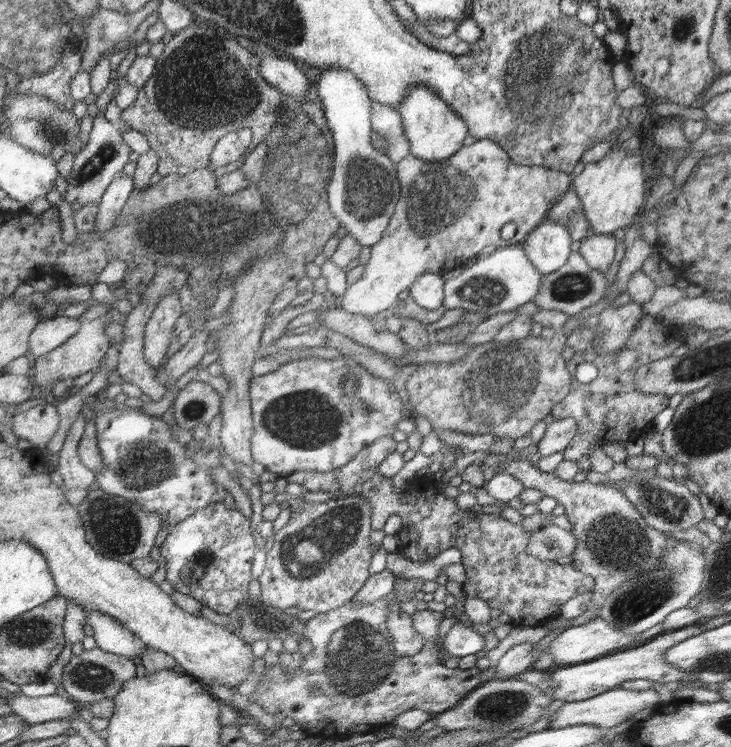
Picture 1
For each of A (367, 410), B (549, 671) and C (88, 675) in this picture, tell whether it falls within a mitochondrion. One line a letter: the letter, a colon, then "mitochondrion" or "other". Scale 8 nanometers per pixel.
A: mitochondrion
B: other
C: mitochondrion

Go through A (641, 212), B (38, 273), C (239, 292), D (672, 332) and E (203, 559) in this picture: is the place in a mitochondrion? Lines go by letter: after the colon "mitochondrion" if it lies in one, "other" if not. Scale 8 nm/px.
A: other
B: other
C: other
D: other
E: other

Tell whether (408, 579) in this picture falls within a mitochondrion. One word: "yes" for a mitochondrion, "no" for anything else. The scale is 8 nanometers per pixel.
no

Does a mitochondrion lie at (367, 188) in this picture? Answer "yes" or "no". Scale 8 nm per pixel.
yes

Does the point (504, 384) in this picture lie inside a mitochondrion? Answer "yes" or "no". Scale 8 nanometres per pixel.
yes

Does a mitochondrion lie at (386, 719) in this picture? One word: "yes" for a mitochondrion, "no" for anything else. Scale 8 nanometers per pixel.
no

